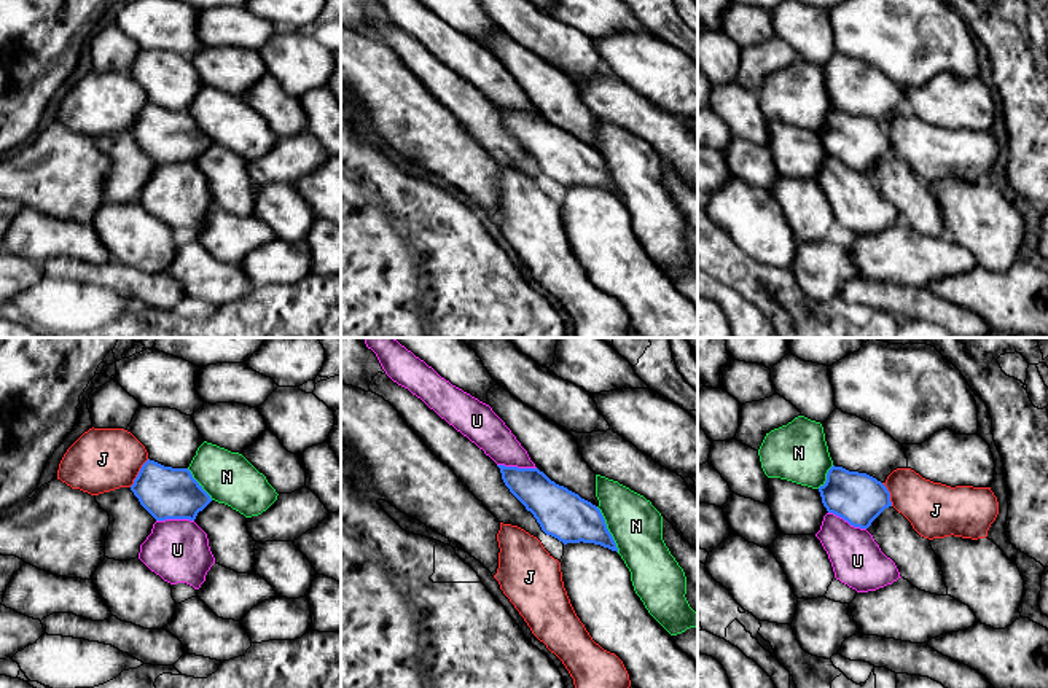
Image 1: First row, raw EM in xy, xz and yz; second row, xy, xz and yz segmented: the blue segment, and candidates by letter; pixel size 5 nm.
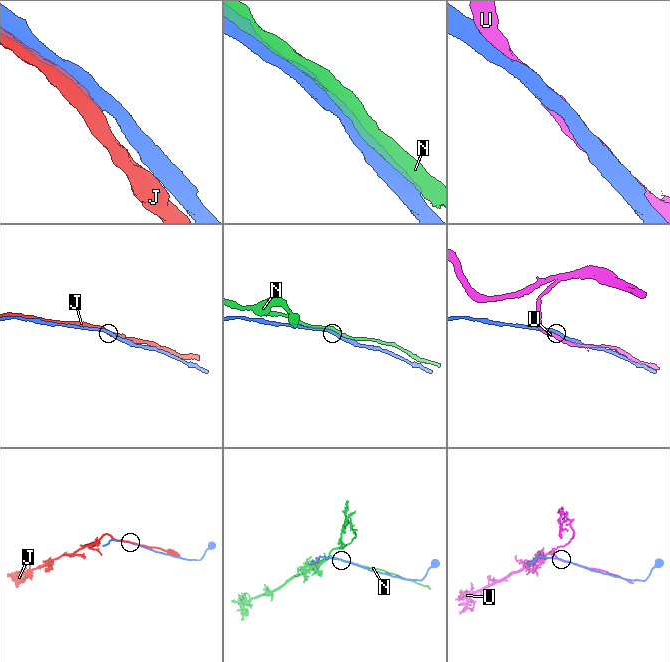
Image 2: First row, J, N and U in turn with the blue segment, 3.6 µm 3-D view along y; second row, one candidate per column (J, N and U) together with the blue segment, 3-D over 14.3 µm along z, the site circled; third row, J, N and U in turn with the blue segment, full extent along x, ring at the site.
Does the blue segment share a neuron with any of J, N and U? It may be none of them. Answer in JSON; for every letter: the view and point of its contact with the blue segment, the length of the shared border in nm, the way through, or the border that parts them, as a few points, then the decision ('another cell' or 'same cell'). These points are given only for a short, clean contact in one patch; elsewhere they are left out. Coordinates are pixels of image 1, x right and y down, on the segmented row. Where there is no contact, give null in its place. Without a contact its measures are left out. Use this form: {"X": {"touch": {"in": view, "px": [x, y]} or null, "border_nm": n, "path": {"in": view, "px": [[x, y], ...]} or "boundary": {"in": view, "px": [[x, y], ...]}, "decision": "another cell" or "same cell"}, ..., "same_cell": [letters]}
{"J": {"touch": {"in": "xy", "px": [139, 473]}, "border_nm": 170, "decision": "another cell"}, "N": {"touch": {"in": "xz", "px": [607, 529]}, "border_nm": 260, "decision": "another cell"}, "U": {"touch": {"in": "xz", "px": [516, 467]}, "border_nm": 200, "decision": "another cell"}, "same_cell": []}

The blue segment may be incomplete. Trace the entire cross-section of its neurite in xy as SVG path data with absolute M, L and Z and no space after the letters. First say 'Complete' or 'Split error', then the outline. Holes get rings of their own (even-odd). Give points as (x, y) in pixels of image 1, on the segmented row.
Complete. M150 459L142 465L131 491L156 521L194 521L212 502L188 468L164 467Z

